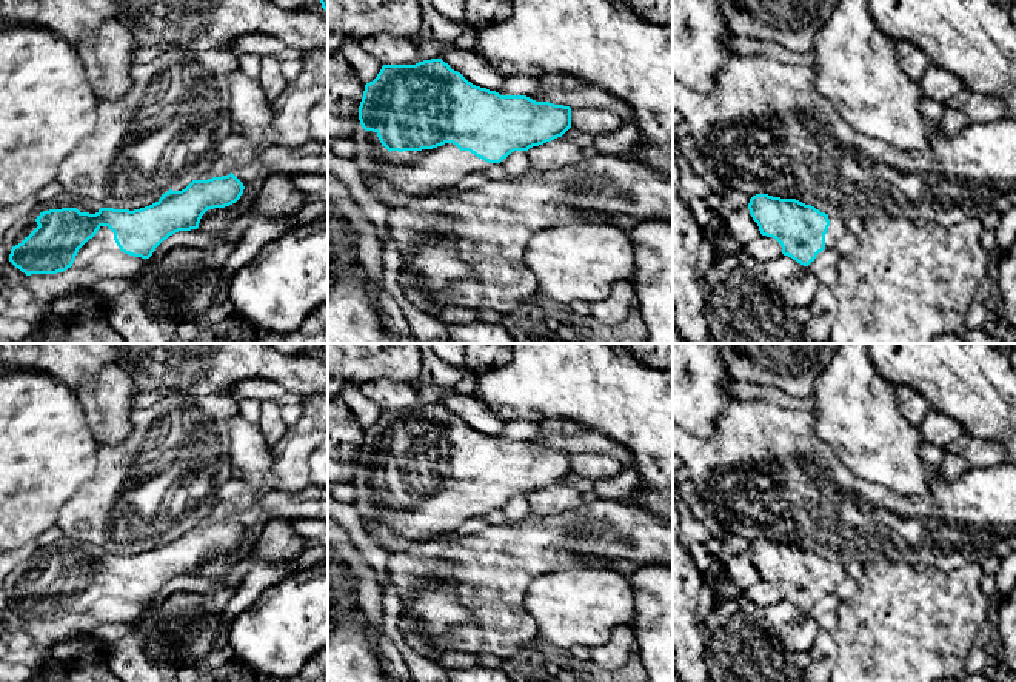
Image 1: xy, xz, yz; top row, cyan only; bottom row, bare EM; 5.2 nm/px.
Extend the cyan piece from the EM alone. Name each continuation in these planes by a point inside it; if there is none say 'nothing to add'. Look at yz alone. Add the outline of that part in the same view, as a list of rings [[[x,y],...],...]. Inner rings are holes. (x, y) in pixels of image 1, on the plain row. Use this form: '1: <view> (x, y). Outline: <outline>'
1: yz (838, 571). Outline: [[[828,557],[830,571],[825,579],[825,593],[834,593],[836,587],[848,577],[844,557]]]

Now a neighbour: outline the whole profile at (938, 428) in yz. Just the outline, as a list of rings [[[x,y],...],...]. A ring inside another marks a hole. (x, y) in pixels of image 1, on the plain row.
[[[934,410],[925,416],[917,431],[924,442],[937,448],[945,448],[967,433],[954,419]]]

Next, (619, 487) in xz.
[[[625,468],[611,479],[594,482],[593,496],[605,500],[622,500],[640,486],[643,486],[640,474],[631,468]]]

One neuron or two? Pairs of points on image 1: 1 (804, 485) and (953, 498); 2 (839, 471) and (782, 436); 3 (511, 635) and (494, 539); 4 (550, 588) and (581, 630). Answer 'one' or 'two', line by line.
1: one
2: one
3: one
4: one

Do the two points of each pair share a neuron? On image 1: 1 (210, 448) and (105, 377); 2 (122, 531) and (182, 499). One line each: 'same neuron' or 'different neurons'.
1: different neurons
2: same neuron

